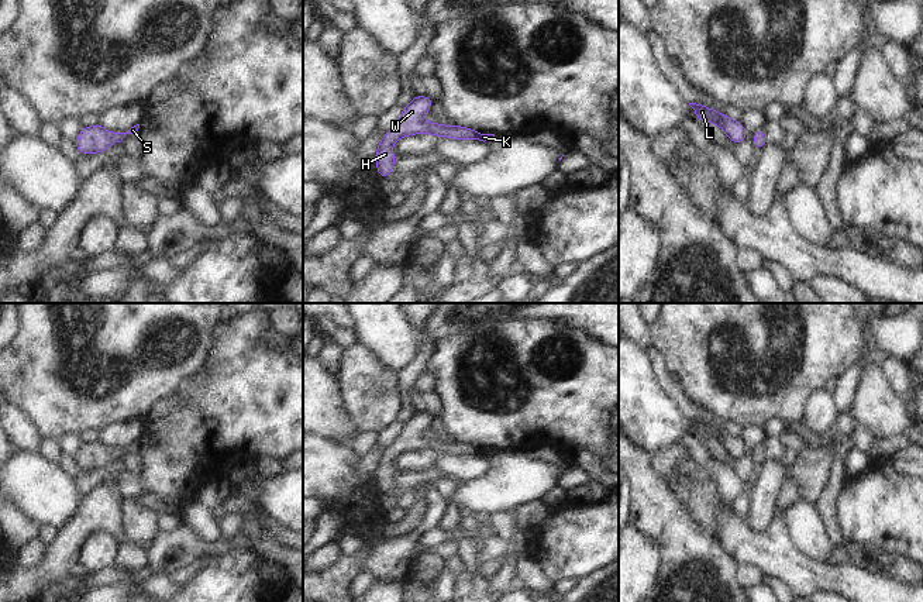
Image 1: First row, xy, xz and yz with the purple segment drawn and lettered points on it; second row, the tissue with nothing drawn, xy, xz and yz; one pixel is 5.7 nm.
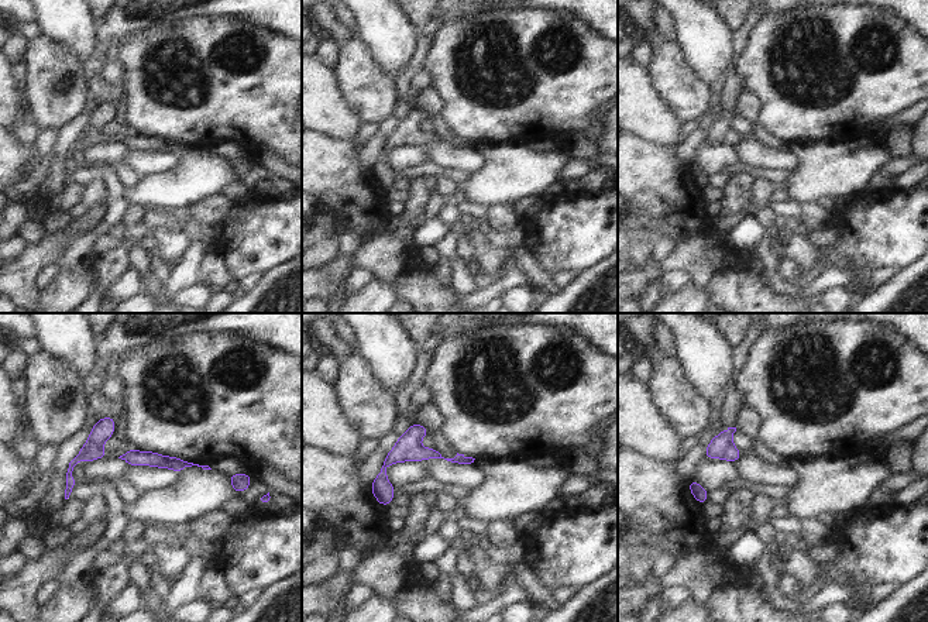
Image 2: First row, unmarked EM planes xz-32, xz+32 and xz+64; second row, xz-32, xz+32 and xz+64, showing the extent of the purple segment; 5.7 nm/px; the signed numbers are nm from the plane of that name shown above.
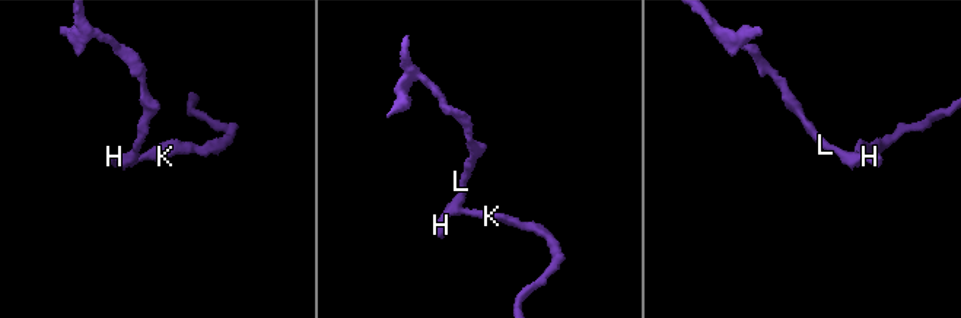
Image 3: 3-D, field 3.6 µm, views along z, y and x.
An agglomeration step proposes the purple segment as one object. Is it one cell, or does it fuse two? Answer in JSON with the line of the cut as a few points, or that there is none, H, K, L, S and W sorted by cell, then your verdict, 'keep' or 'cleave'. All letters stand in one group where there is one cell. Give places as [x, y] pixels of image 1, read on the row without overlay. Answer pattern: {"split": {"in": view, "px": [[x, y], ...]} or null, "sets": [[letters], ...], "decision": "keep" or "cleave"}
{"split": null, "sets": [["H", "K", "L", "S", "W"]], "decision": "keep"}

